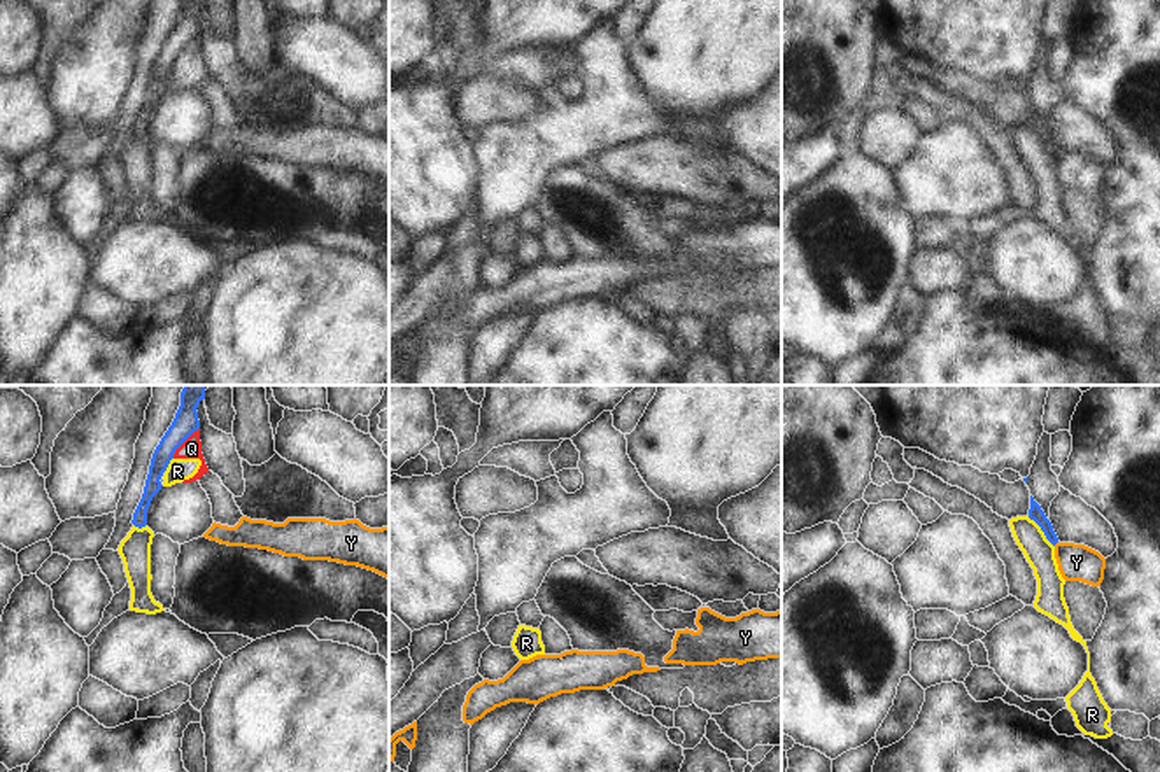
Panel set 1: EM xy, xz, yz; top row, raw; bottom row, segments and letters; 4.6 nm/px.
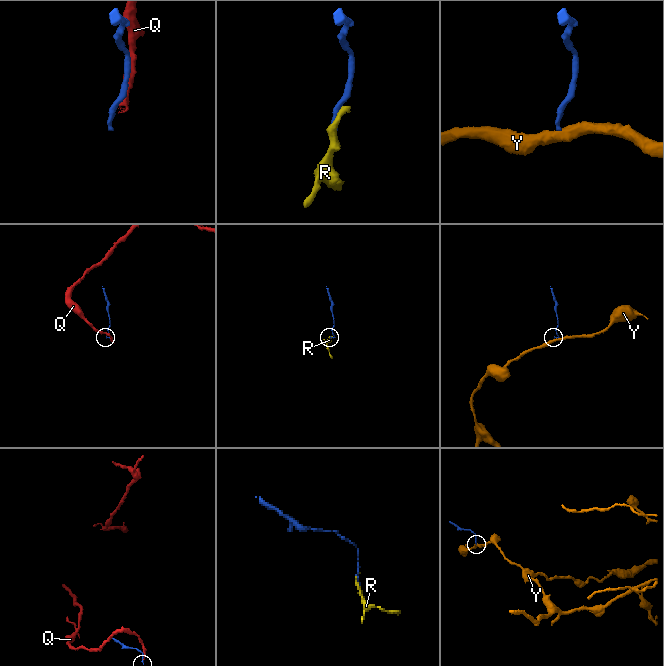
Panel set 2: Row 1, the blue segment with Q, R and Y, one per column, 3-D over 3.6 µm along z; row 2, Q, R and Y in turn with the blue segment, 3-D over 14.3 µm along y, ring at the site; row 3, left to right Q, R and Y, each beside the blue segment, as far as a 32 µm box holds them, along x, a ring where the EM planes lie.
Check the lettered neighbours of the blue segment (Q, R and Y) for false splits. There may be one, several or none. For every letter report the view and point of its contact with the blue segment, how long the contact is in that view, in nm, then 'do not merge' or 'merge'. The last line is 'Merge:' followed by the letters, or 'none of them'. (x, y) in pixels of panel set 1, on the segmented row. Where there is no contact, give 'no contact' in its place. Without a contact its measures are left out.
Q: xy (183, 442) | 190 nm | do not merge
R: yz (1041, 529) | 190 nm | do not merge
Y: yz (1055, 543) | 30 nm | do not merge
Merge: none of them

